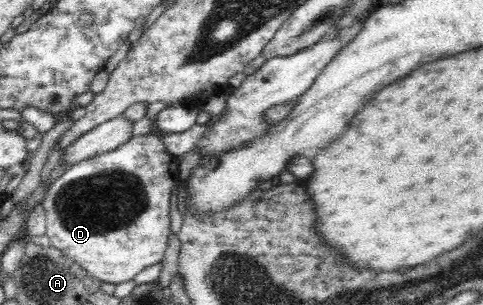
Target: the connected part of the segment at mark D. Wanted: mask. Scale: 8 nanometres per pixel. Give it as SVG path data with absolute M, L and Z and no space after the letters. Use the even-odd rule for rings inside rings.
M162 136L132 137L118 149L81 161L53 181L44 197L46 235L51 246L76 261L89 275L105 283L123 283L164 258L169 243L169 197L178 179L179 160L170 154Z

